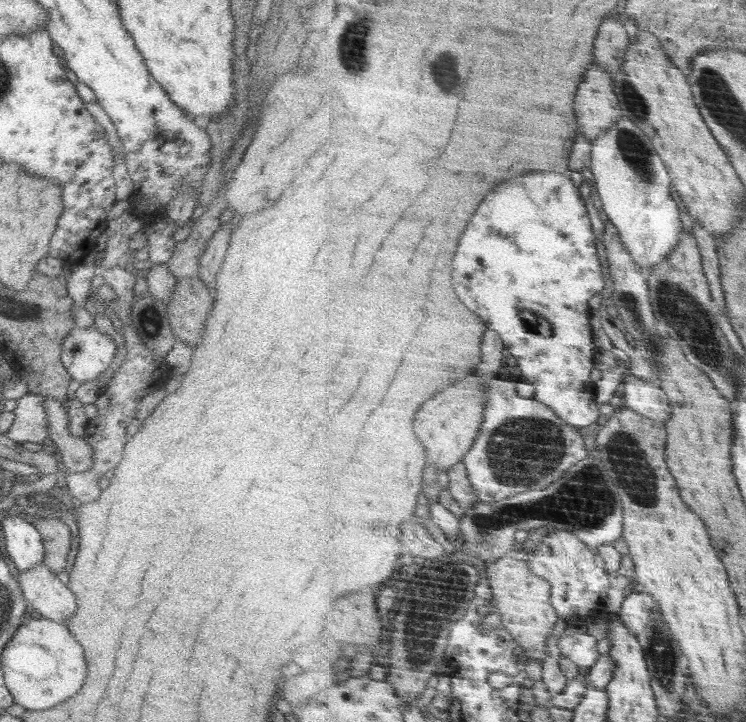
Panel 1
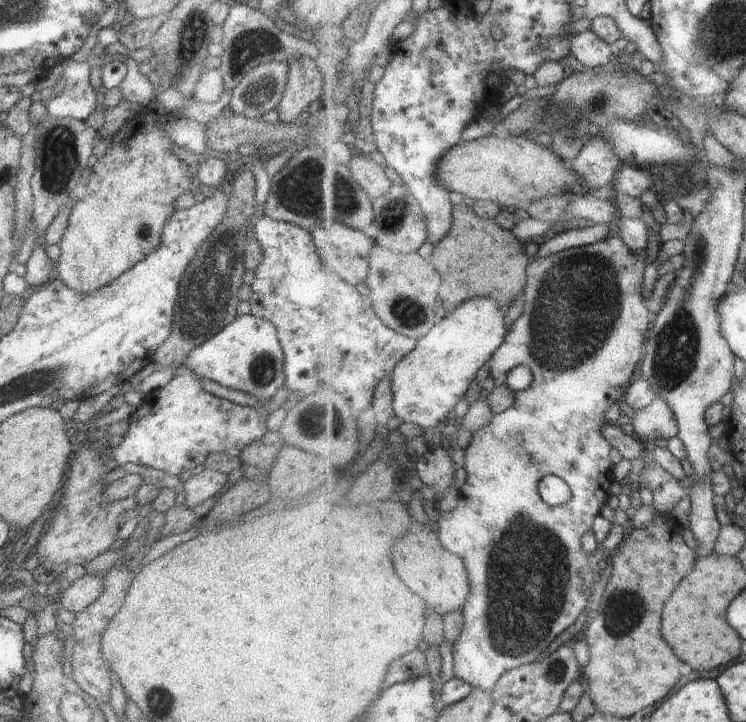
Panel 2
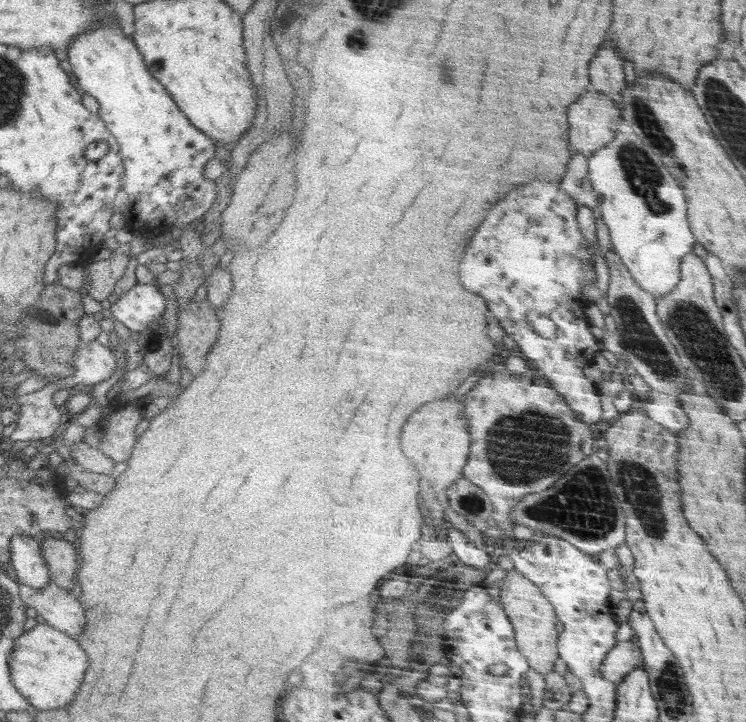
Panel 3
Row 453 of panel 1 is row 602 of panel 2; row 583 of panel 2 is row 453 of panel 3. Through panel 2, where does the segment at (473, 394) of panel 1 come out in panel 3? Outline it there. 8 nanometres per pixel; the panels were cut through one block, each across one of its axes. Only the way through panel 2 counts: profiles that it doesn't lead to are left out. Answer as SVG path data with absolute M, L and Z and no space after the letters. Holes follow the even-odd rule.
M458 398L432 402L430 406L424 406L418 414L414 414L402 434L406 456L416 464L422 478L430 480L430 486L436 492L446 492L456 480L460 480L470 460L472 438L464 420L464 410L466 406L464 402L458 402Z

